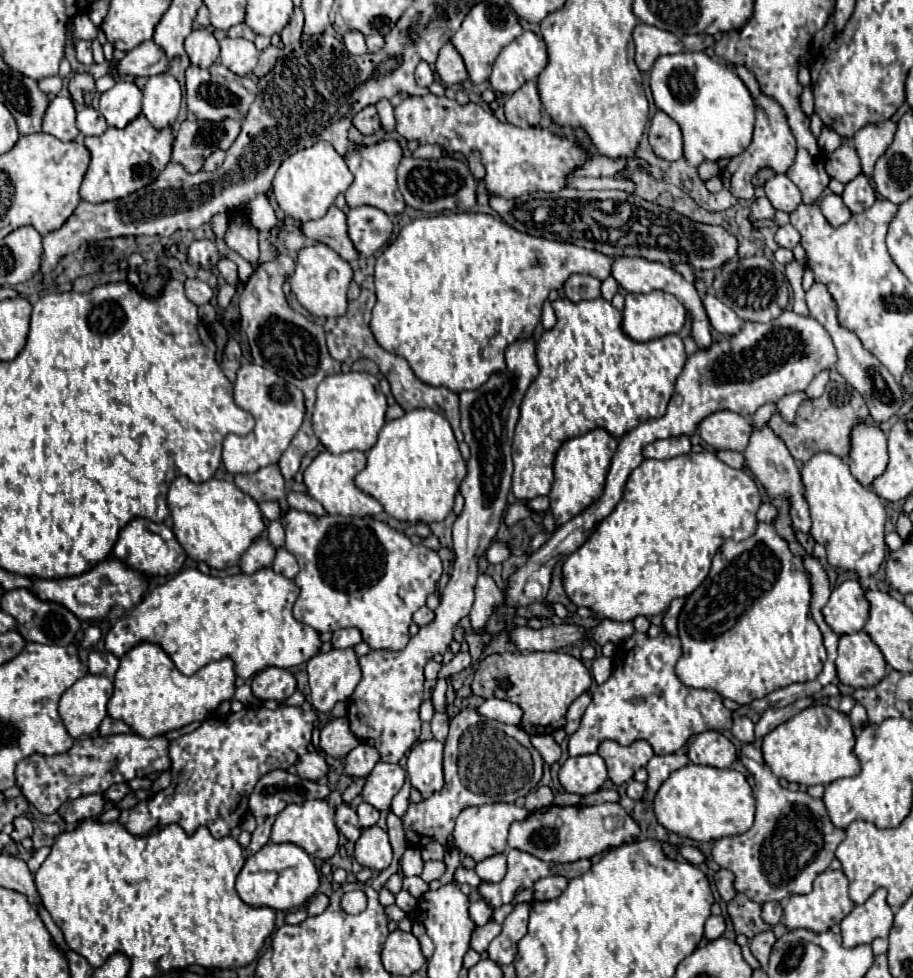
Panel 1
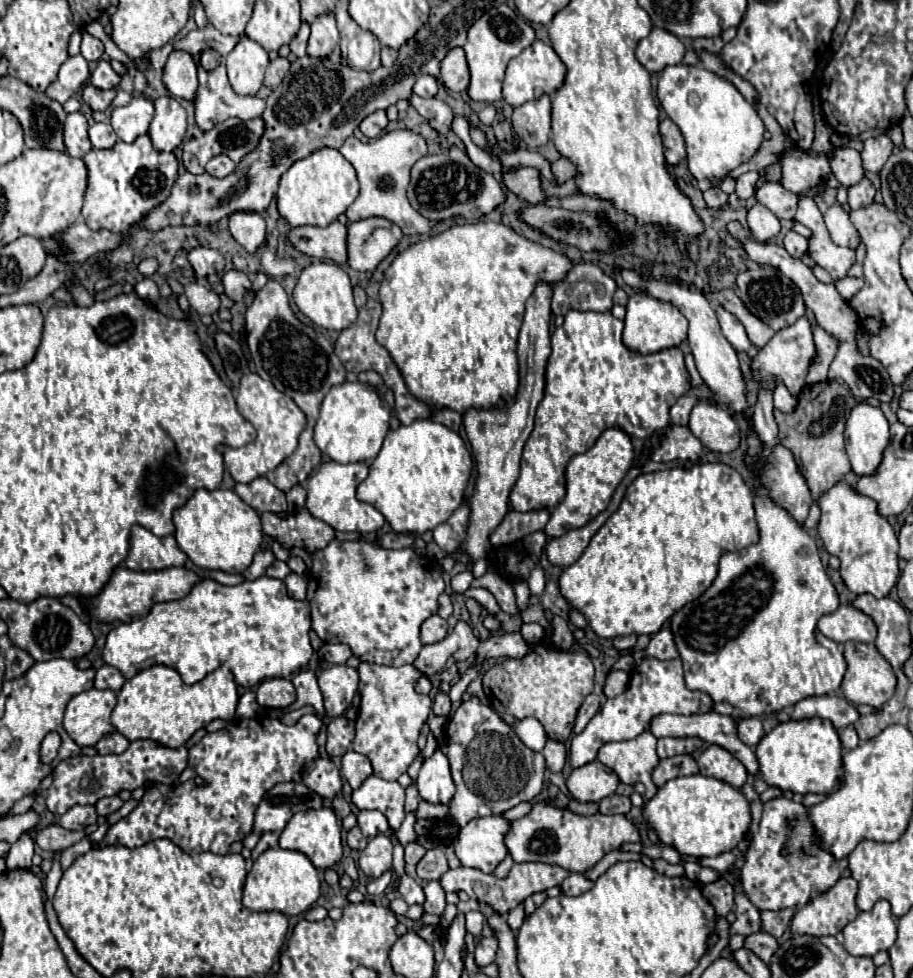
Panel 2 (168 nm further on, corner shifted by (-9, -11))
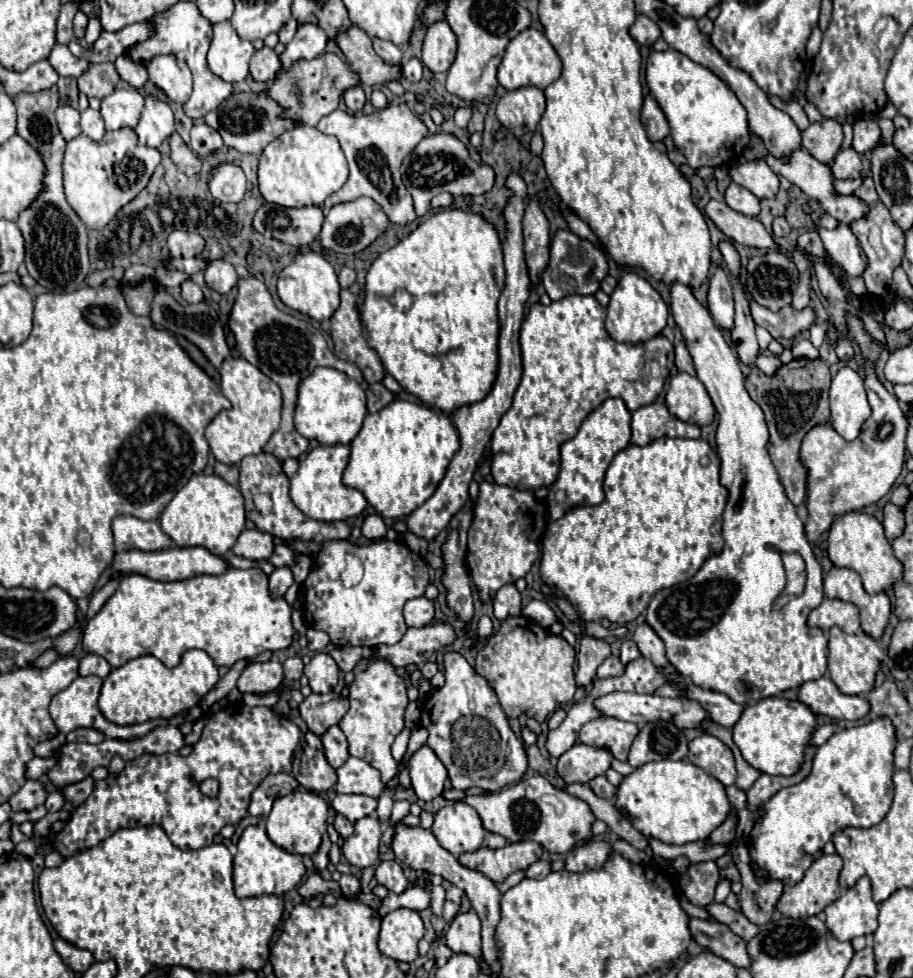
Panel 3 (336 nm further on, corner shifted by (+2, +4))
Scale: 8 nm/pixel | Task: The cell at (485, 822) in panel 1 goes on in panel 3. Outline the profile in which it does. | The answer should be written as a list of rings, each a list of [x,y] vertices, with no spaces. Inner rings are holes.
[[[454,801],[434,813],[432,833],[438,843],[456,857],[466,851],[476,851],[484,841],[480,817],[476,817],[476,811],[462,801]]]

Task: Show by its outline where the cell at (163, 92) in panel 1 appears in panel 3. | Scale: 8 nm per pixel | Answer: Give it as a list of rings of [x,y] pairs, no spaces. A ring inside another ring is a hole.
[[[146,97],[146,105],[134,133],[138,135],[138,143],[146,147],[160,147],[164,139],[174,131],[174,115],[168,103],[158,101],[154,97]]]

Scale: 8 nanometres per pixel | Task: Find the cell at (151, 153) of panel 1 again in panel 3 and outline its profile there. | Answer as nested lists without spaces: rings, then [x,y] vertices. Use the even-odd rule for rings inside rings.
[[[132,129],[106,131],[104,139],[92,141],[86,135],[66,143],[64,153],[64,193],[70,207],[82,219],[88,229],[104,229],[108,221],[130,203],[150,181],[154,169],[160,163],[160,153],[138,145]]]

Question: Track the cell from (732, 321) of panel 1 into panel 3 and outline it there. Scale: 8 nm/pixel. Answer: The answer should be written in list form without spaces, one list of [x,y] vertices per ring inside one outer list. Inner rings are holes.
[[[718,267],[710,279],[708,289],[708,311],[714,317],[716,325],[730,331],[734,327],[734,301],[732,285],[722,267]]]

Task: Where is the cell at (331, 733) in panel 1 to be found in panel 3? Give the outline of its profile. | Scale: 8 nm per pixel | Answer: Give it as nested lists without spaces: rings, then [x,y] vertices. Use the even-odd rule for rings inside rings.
[[[336,693],[328,695],[308,695],[300,705],[300,715],[312,733],[322,735],[328,727],[336,725],[348,711],[348,699]]]

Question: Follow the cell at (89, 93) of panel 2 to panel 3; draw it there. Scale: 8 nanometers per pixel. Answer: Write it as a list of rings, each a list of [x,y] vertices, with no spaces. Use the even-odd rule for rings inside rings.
[[[90,63],[88,69],[78,77],[78,89],[86,97],[104,99],[114,93],[120,77],[114,69],[114,63]]]

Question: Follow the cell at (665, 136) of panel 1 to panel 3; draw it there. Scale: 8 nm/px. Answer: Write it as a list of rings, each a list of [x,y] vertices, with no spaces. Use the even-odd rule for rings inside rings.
[[[650,95],[644,97],[642,125],[646,127],[646,133],[652,141],[662,141],[670,133],[670,127],[668,127],[668,121],[666,121],[662,109],[656,105],[654,97],[650,97]]]

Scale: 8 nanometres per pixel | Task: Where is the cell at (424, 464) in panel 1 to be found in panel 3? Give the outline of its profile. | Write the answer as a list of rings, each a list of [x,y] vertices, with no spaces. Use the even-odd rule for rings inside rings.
[[[394,399],[378,413],[364,417],[362,429],[350,443],[350,461],[344,469],[342,483],[358,489],[380,517],[406,517],[432,497],[458,447],[456,429],[446,415],[410,401]]]

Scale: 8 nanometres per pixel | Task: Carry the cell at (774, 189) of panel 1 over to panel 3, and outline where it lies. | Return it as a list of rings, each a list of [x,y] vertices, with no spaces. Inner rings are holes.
[[[764,159],[736,165],[736,167],[728,169],[728,175],[734,183],[746,187],[748,191],[752,191],[760,199],[774,197],[778,193],[778,177],[766,165]]]

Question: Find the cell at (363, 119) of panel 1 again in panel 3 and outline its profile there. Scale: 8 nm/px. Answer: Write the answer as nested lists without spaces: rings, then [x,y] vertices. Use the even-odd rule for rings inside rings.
[[[356,85],[356,87],[350,87],[350,89],[344,91],[344,101],[346,101],[348,109],[350,109],[352,113],[356,113],[356,111],[360,111],[360,109],[364,107],[364,103],[366,103],[366,95],[364,95],[362,87]]]

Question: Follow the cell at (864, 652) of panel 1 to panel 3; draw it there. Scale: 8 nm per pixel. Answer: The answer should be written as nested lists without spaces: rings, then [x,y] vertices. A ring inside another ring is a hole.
[[[838,627],[830,629],[828,637],[828,669],[830,677],[836,687],[846,695],[866,695],[874,687],[874,677],[880,669],[880,661],[884,657],[884,649],[878,641],[868,637],[866,633],[860,635],[846,635]]]

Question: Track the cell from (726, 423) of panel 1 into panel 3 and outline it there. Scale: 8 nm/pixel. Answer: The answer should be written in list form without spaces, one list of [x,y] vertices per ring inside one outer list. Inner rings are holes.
[[[676,373],[670,377],[666,407],[678,419],[686,423],[696,423],[700,427],[712,423],[716,413],[704,385],[688,373]]]

